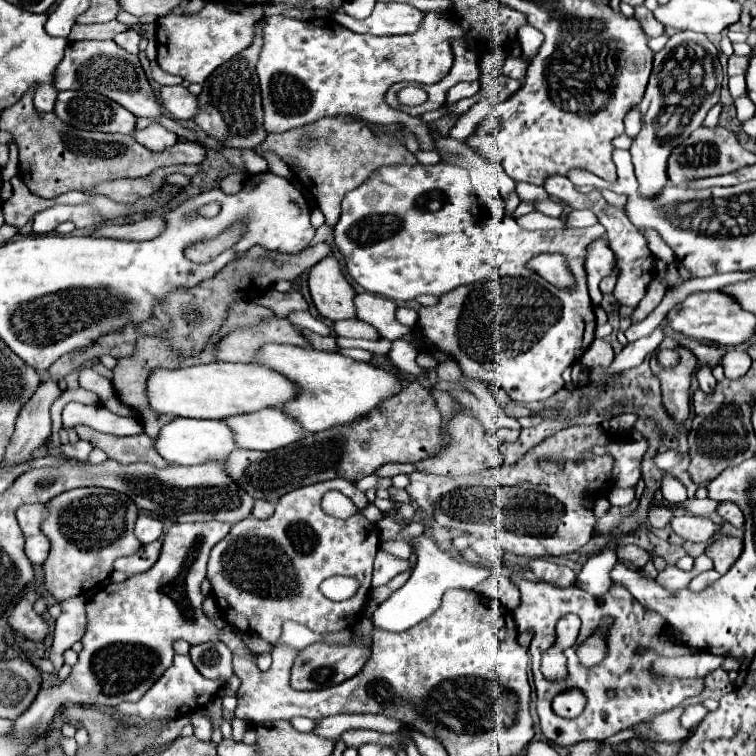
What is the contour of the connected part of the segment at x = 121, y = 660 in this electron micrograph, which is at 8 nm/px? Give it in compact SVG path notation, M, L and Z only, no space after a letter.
M187 522L173 524L163 538L163 550L155 566L147 572L135 574L125 582L109 582L101 588L93 598L87 600L87 630L81 638L83 650L79 652L79 660L73 666L69 678L55 688L39 690L33 704L15 720L15 728L11 734L17 738L27 738L29 734L43 732L45 726L53 720L55 712L59 712L67 702L81 706L117 706L119 702L137 702L171 666L173 662L173 642L183 638L191 646L197 642L219 640L217 626L203 614L201 604L205 596L201 594L201 582L207 574L207 560L211 548L227 536L231 530L225 522Z

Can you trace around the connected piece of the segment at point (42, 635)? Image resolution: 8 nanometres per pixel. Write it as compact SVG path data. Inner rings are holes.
M27 592L23 596L23 600L17 604L17 608L13 610L13 614L9 616L9 624L15 632L23 634L25 638L29 640L45 640L49 630L47 630L47 624L45 620L33 610L33 602L37 600L39 596L35 592Z

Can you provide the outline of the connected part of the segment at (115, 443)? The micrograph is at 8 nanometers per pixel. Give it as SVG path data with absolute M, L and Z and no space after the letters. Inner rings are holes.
M77 426L77 434L81 440L91 442L93 446L101 448L107 452L111 460L117 460L119 464L133 464L133 462L147 462L157 468L167 468L169 462L159 456L155 450L155 440L149 438L147 434L137 434L137 436L127 436L119 438L113 434L103 434L97 432L89 426Z

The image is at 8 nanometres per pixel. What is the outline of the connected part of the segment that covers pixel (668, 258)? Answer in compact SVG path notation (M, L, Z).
M637 228L637 230L645 236L647 246L649 246L649 250L651 250L651 254L653 254L655 258L661 258L665 264L675 262L675 256L671 254L669 246L659 238L659 234L657 234L653 228Z

